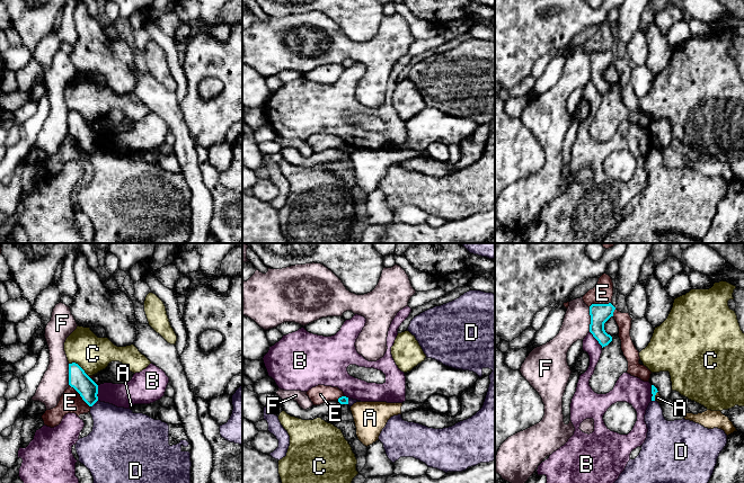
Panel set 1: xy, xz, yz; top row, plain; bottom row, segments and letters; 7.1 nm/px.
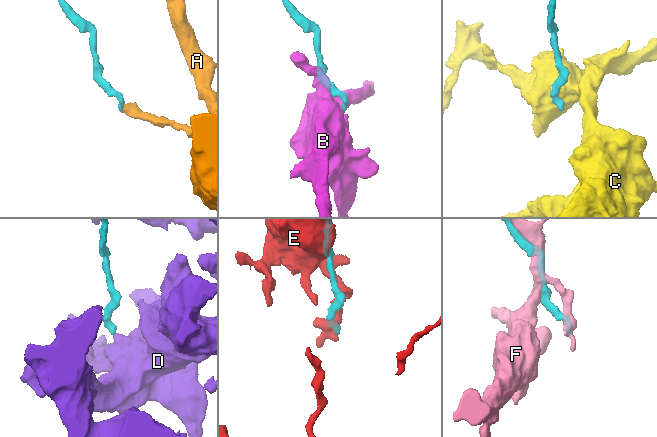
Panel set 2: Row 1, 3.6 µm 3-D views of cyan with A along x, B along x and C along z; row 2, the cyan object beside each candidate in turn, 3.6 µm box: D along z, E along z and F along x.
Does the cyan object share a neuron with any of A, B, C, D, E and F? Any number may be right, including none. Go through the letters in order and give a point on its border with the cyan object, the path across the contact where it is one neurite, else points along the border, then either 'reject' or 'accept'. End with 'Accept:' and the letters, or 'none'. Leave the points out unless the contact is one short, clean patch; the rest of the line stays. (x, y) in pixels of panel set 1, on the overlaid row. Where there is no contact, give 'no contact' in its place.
A: meets cyan in yz at (655, 394); border along yz (657, 391), (654, 400); reject
B: meets cyan in yz at (595, 338); reject
C: meets cyan in xy at (79, 366); border along xy (69, 363), (76, 363), (88, 376); reject
D: meets cyan in xy at (95, 402); border along xy (97, 400), (91, 407); reject
E: meets cyan in yz at (599, 304); reject
F: meets cyan in yz at (591, 320); reject
Accept: none

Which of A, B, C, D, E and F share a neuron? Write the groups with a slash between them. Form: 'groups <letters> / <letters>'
groups A / B / C / D / E / F

